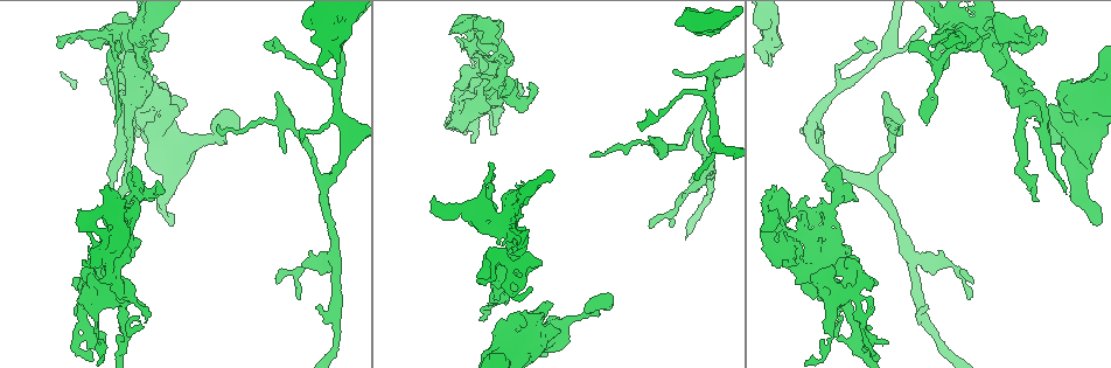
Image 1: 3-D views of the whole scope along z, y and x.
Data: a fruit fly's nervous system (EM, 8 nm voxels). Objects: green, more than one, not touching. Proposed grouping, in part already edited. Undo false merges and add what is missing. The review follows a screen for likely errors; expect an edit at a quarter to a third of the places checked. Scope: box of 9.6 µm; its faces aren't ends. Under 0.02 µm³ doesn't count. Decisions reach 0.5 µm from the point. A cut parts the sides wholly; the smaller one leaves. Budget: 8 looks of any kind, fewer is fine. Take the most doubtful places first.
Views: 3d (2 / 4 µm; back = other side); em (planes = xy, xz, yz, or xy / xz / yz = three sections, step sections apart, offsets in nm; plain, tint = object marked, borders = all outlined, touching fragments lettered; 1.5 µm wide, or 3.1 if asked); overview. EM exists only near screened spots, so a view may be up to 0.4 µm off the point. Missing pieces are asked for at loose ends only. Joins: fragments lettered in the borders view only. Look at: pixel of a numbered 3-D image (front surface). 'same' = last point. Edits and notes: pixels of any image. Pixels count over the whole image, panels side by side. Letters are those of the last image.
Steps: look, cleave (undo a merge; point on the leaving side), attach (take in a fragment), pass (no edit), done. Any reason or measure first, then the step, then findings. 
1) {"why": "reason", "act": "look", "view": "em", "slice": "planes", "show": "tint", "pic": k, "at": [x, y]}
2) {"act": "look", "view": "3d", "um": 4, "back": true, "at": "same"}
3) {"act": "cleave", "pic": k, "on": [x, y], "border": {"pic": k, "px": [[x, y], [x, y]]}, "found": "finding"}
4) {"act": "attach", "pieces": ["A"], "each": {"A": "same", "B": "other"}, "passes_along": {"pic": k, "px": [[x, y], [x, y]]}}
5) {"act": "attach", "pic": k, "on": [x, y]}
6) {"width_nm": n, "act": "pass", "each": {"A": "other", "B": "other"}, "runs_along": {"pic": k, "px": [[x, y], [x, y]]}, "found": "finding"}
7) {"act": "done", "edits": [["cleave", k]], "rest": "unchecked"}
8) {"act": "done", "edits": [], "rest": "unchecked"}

{"why": "abrupt turn", "act": "look", "view": "3d", "um": 4, "pic": 1, "at": [230, 122]}

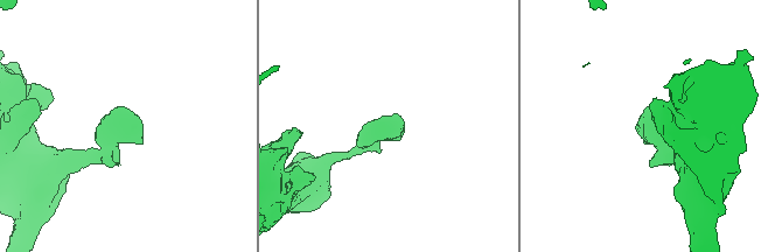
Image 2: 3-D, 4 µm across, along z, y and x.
{"act": "look", "view": "em", "slice": "planes", "show": "borders", "pic": 2, "at": [649, 130]}

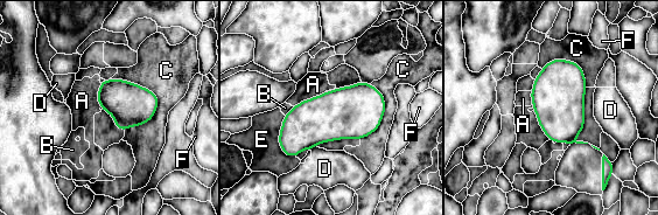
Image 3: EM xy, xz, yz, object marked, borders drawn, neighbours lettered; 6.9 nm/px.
{"longest_contact_nm": ["C", 400], "act": "pass", "each": {"A": "other", "B": "other", "C": "other", "D": "other", "E": "other", "F": "other"}, "found": "all the same cell"}

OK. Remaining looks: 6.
{"why": "tapers out", "act": "look", "view": "em", "slice": "planes", "show": "plain", "pic": 1, "at": [479, 320]}

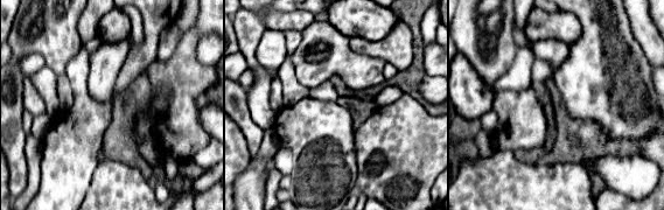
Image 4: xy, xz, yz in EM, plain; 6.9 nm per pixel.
{"act": "look", "view": "em", "slice": "planes", "show": "borders", "at": "same"}

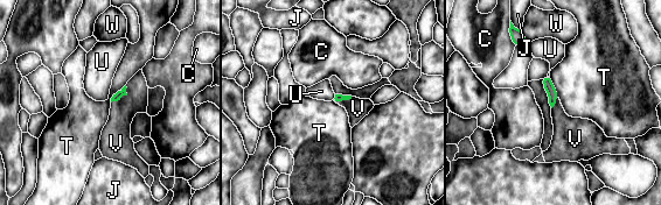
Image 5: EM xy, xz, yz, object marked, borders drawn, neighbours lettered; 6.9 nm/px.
{"act": "attach", "pic": 5, "on": [117, 131], "each": {"C": "other", "J": "other", "T": "other", "U": "other", "V": "same", "W": "other"}, "passes_along": {"pic": 5, "px": [[120, 93], [123, 96], [117, 131]]}, "found": "the cell continues"}

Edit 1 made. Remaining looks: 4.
{"why": "branch point", "act": "look", "view": "em", "slice": "yz", "step": 8, "show": "borders", "pic": 1, "at": [709, 167]}

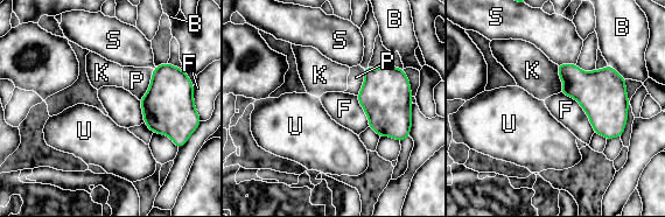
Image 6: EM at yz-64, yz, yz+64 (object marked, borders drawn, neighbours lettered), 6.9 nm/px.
{"act": "pass", "each": {"B": "other", "F": "other", "K": "other", "P": "other", "S": "other", "U": "other"}, "border": {"pic": 6, "px": [[559, 92], [580, 105], [594, 132]]}, "found": "continuous, no second cell"}

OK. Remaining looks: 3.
{"act": "done", "edits": [["attach", 5]], "rest": "unchecked"}

